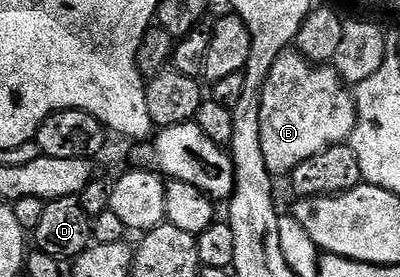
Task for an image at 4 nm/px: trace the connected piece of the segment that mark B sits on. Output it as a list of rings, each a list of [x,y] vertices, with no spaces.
[[[286,52],[279,56],[279,60],[275,60],[265,81],[265,87],[261,89],[263,157],[266,158],[267,168],[273,175],[292,175],[293,169],[303,164],[303,160],[311,160],[311,156],[319,156],[319,152],[332,146],[348,143],[356,123],[357,101],[353,98],[353,90],[332,65],[314,65],[296,52]]]

